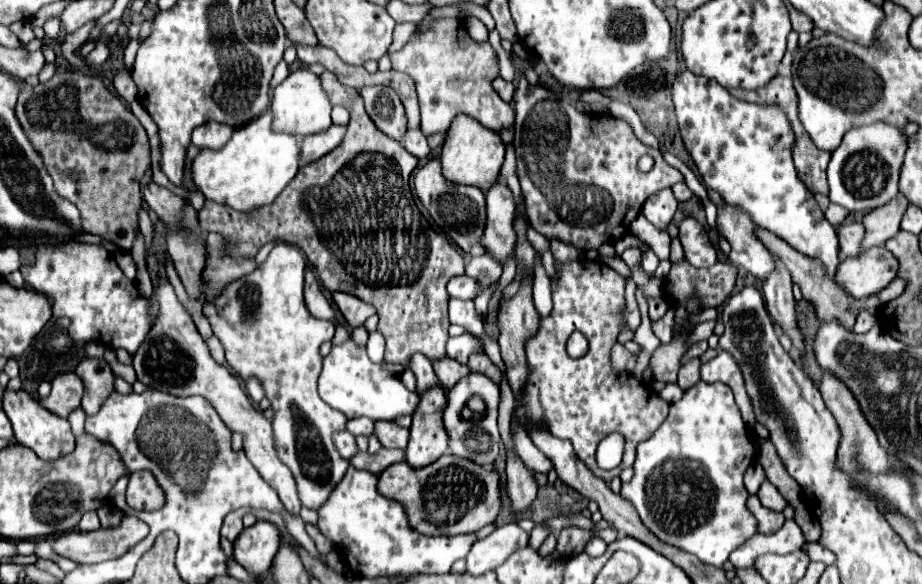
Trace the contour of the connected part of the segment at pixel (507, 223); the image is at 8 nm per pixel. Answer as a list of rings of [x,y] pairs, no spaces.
[[[498,180],[486,192],[486,208],[488,222],[482,236],[482,244],[498,262],[506,262],[506,258],[514,254],[516,244],[516,234],[512,232],[512,214],[516,210],[516,204],[512,190],[504,180]]]

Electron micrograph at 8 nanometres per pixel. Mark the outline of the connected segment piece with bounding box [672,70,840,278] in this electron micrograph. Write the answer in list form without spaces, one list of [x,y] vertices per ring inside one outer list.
[[[682,70],[676,76],[672,102],[682,142],[704,186],[718,192],[724,204],[746,212],[756,226],[774,232],[798,252],[820,260],[834,278],[840,264],[836,230],[824,218],[814,194],[798,178],[792,162],[794,130],[782,108],[742,102],[716,80],[698,78],[690,70]]]

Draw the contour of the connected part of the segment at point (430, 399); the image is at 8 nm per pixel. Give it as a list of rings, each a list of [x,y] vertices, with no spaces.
[[[430,388],[420,398],[420,404],[412,414],[410,440],[406,448],[406,462],[410,468],[424,468],[448,452],[448,434],[444,432],[442,422],[446,394],[440,392],[440,388]]]

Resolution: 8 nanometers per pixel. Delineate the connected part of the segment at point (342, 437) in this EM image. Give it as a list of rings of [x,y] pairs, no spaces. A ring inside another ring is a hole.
[[[346,430],[334,434],[334,444],[336,444],[336,448],[340,450],[340,454],[342,454],[344,460],[350,460],[350,458],[358,452],[358,446],[356,446],[354,436],[352,436],[350,432],[346,432]]]

